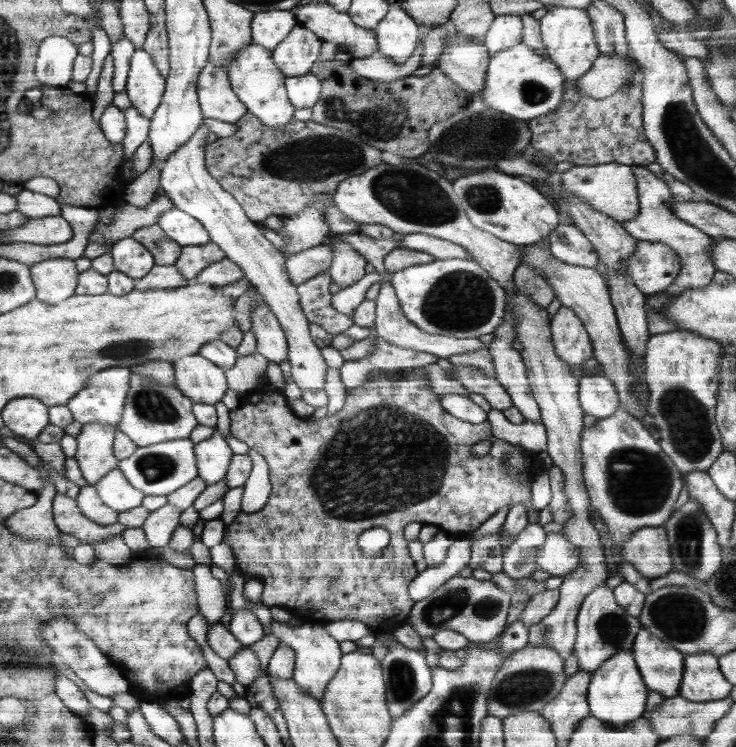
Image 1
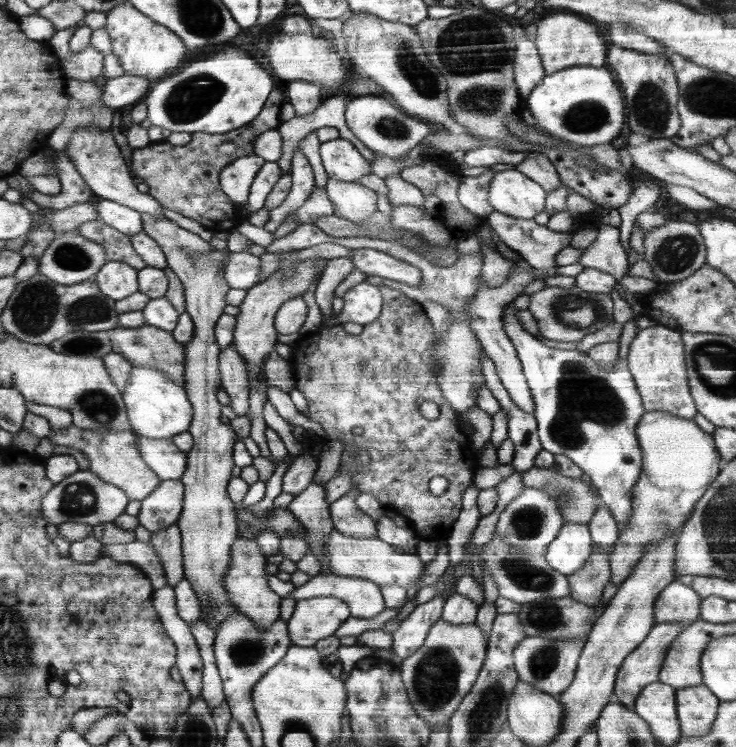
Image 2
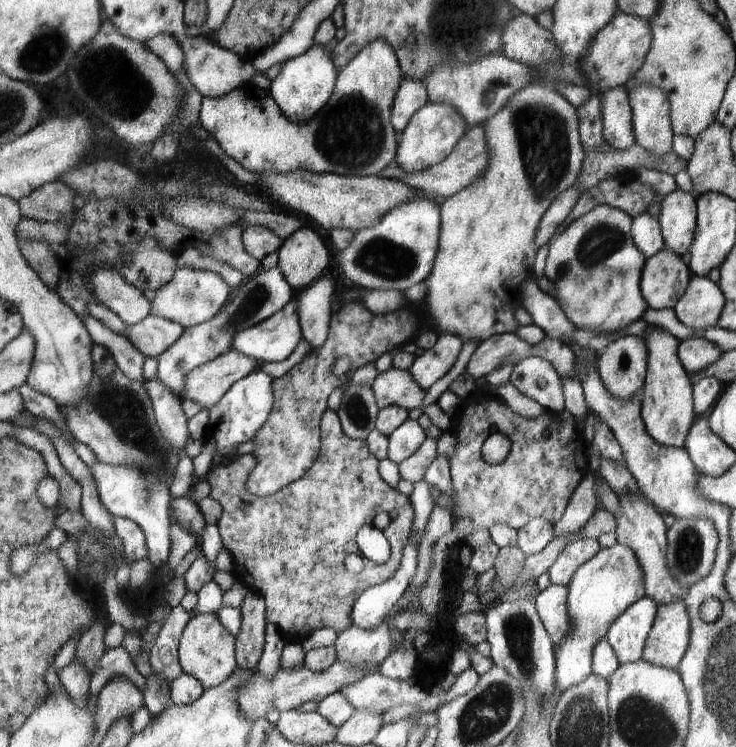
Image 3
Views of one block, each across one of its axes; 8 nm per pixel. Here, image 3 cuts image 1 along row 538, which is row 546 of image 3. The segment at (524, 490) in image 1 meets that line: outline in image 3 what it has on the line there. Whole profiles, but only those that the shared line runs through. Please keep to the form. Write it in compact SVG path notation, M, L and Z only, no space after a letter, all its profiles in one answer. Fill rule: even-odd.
M327 410L321 418L321 435L320 456L318 456L317 460L314 461L312 468L308 470L304 477L299 478L290 485L286 485L284 489L280 489L277 493L259 497L248 489L248 481L244 478L244 472L250 472L250 454L248 454L248 456L238 455L238 458L233 459L222 459L217 457L208 474L203 476L211 486L209 496L215 498L223 508L217 525L221 541L223 542L223 548L229 550L233 556L233 569L231 574L235 577L236 581L240 581L244 585L244 589L256 590L256 592L261 595L265 600L265 619L268 623L275 624L279 630L281 630L283 635L298 634L298 636L302 636L302 632L306 632L306 634L308 634L308 632L312 632L312 630L322 627L333 628L337 633L344 629L348 629L349 626L352 625L351 612L357 598L371 586L386 582L390 577L394 576L394 573L396 573L401 566L403 550L410 541L410 529L414 516L414 509L412 508L412 504L410 504L410 499L397 489L389 486L388 483L378 476L378 470L374 468L374 456L368 452L366 441L362 439L351 439L349 435L346 435L341 426L340 416L337 414L337 411L333 410ZM379 512L386 512L386 514L389 514L390 516L390 524L382 531L384 536L388 539L391 548L390 558L388 559L388 562L379 565L364 558L364 569L362 572L360 572L360 574L349 573L348 570L344 568L344 556L346 556L346 550L358 550L358 546L356 546L356 542L354 542L354 534L356 534L357 530L361 526L364 526L364 524L372 525L374 516ZM344 534L348 534L348 536L344 536ZM346 544L348 544L348 546L346 546ZM290 602L294 604L294 608L292 608L292 610L290 610L290 606L288 606Z

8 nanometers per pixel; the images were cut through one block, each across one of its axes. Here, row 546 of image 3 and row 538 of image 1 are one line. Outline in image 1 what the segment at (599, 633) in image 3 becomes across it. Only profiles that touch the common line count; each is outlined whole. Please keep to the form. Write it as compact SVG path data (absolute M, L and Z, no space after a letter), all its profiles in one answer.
M621 406L616 414L597 419L594 426L584 426L580 436L586 492L609 530L613 542L611 556L619 570L625 538L642 527L664 526L672 518L675 503L684 490L684 474L645 425Z

